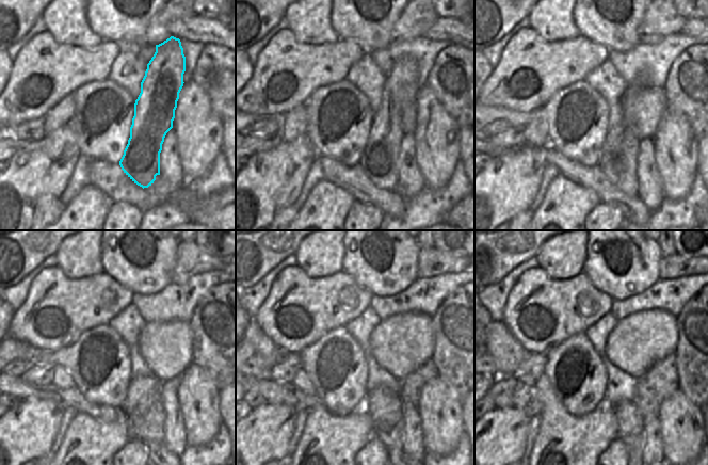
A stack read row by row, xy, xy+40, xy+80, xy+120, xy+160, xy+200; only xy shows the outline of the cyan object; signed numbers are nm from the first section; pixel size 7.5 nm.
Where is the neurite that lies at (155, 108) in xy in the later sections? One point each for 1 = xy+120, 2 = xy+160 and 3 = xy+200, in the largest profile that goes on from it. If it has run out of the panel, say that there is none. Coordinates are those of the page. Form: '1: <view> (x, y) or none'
1: xy+120 (143, 405)
2: xy+160 (385, 407)
3: xy+200 (630, 421)

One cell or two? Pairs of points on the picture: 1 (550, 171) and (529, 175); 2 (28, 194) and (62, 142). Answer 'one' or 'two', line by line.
1: two
2: one

